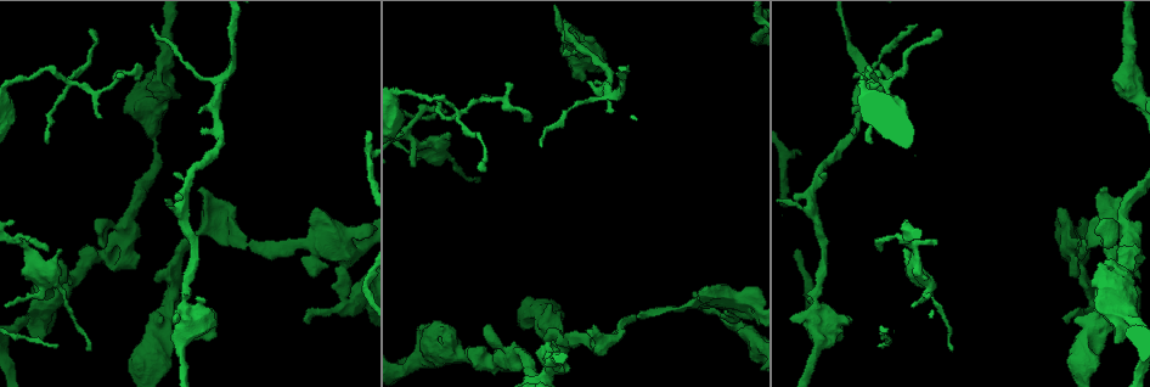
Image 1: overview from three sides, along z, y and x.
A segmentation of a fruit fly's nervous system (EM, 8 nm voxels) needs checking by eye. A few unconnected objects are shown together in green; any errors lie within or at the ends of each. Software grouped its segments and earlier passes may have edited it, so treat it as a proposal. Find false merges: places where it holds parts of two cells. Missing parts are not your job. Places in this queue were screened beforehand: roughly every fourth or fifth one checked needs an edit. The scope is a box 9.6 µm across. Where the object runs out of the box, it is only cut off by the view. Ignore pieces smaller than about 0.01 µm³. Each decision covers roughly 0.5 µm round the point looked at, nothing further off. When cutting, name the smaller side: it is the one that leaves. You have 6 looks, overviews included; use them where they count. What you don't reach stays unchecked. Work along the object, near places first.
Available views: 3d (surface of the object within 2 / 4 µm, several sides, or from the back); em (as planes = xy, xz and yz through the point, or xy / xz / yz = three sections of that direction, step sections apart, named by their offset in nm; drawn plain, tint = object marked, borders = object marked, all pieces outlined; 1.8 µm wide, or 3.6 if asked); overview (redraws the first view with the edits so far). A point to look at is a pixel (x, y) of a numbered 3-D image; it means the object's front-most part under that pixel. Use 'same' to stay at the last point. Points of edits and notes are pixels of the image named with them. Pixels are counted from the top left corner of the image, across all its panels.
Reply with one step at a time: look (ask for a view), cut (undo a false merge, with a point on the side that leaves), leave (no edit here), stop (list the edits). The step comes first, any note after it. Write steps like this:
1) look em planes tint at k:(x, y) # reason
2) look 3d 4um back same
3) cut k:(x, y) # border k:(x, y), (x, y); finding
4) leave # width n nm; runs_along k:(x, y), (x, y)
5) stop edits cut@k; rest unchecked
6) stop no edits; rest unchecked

look 3d 2um at 1:(881, 84)

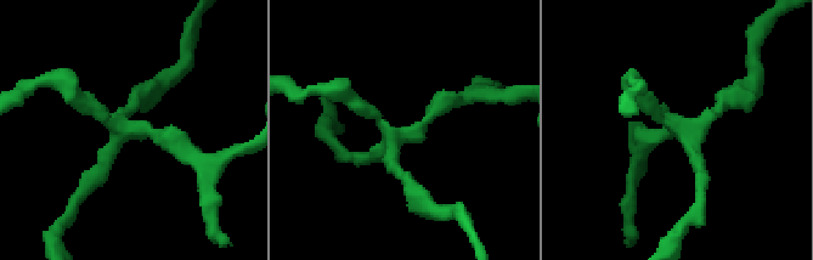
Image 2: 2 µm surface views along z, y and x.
look em xy step 4 tint at 2:(679, 124) # arms 4

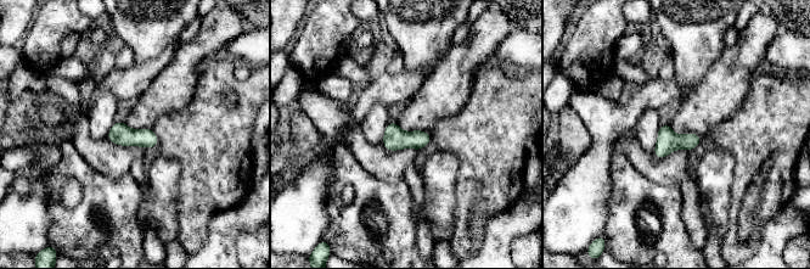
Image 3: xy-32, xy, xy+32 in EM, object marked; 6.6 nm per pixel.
look em planes tint same # cut it another way

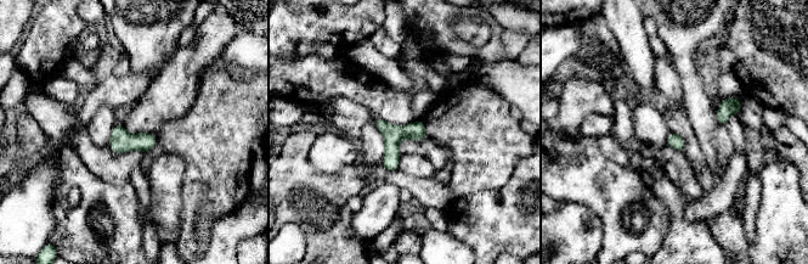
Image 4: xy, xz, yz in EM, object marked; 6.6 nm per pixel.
leave # runs_along 4:(421, 123), (391, 144), (385, 167); one cell here

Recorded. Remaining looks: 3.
look em 3.6um xy step 4 tint at 1:(184, 312) # thick turns thin

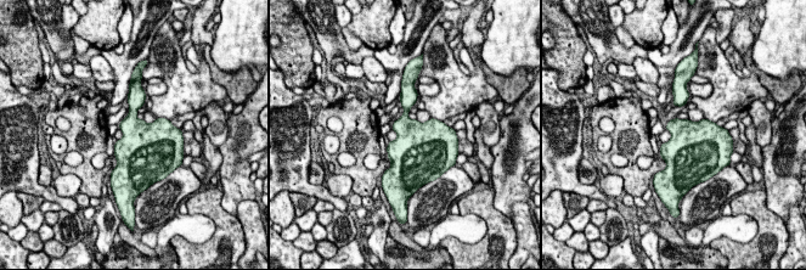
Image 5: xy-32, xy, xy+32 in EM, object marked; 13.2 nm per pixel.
look em 3.6um planes tint same

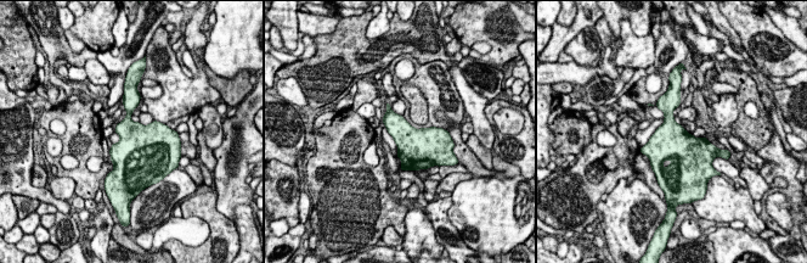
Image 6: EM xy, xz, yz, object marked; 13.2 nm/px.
leave # one cell here

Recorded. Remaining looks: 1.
look em planes tint at 1:(749, 339) # sharp bend

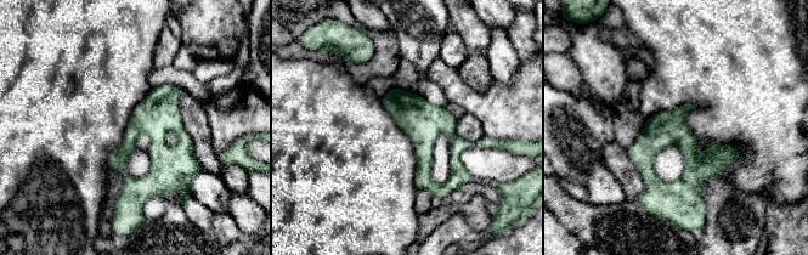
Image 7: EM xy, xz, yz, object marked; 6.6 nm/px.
leave # runs_along 7:(178, 90), (158, 170), (129, 199); continuous, no second cell

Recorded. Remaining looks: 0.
stop no edits; rest unchecked

